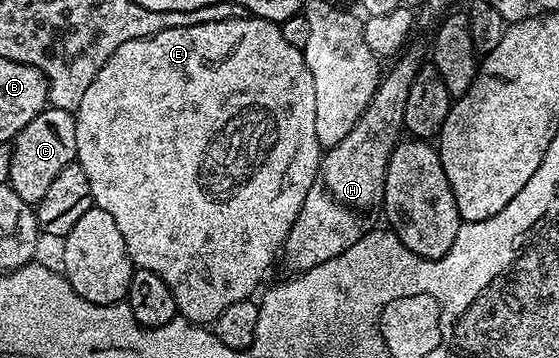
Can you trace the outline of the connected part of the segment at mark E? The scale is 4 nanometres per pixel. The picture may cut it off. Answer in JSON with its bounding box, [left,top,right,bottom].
[74,17,322,325]

